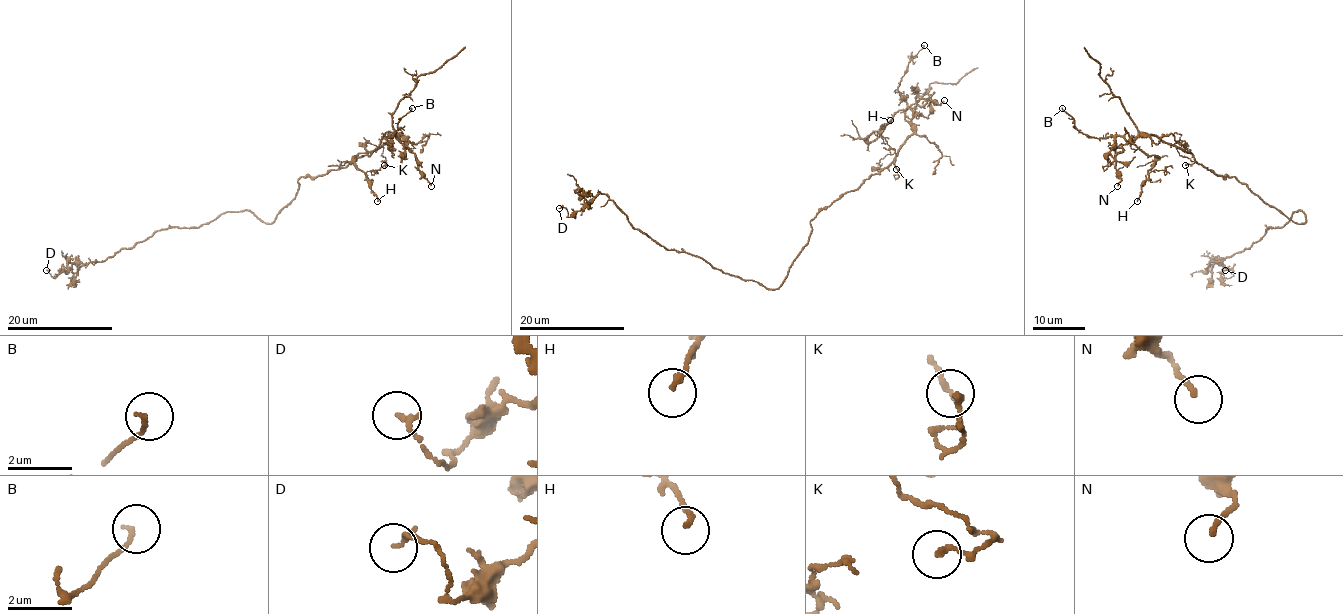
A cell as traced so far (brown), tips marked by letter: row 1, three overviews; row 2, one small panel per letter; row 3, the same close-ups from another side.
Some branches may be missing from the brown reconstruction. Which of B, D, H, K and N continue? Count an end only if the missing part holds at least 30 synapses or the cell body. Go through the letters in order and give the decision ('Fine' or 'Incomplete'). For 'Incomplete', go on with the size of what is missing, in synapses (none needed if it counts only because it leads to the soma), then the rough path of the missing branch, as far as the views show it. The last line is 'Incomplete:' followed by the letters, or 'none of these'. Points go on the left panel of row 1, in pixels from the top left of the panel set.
B: Fine
D: Fine
H: Fine
K: Fine
N: Fine
Incomplete: none of these

